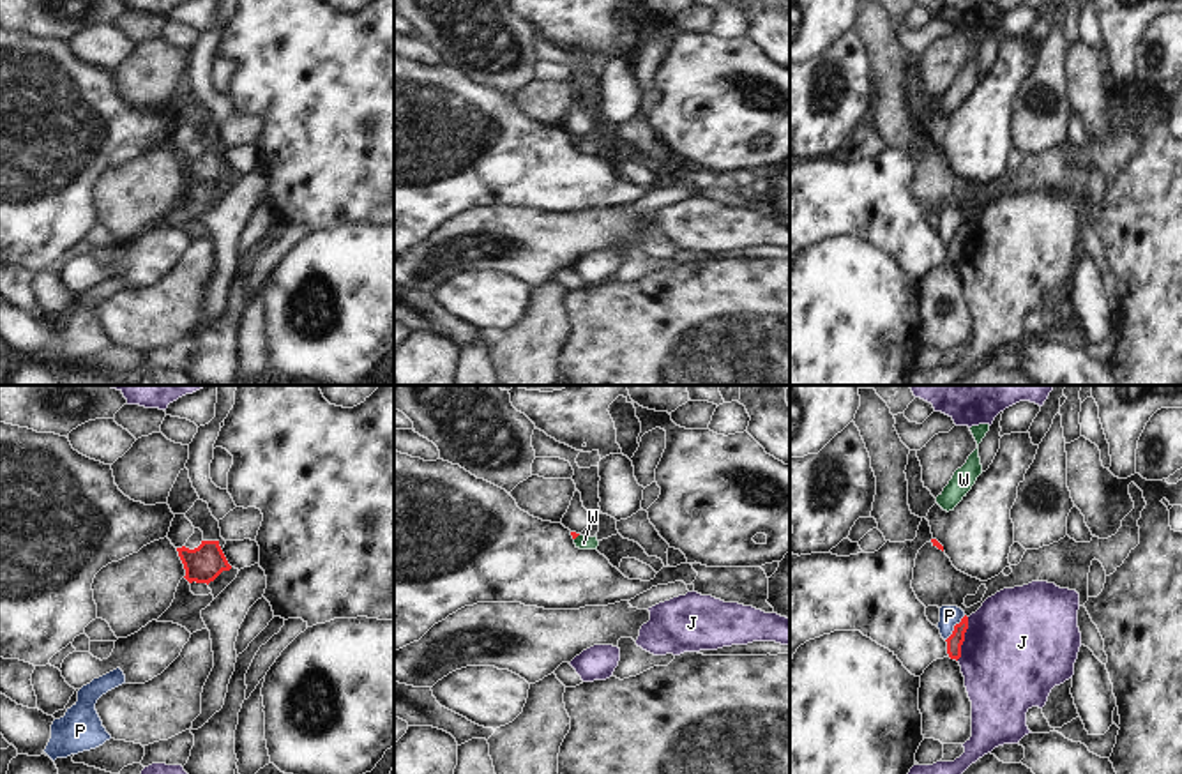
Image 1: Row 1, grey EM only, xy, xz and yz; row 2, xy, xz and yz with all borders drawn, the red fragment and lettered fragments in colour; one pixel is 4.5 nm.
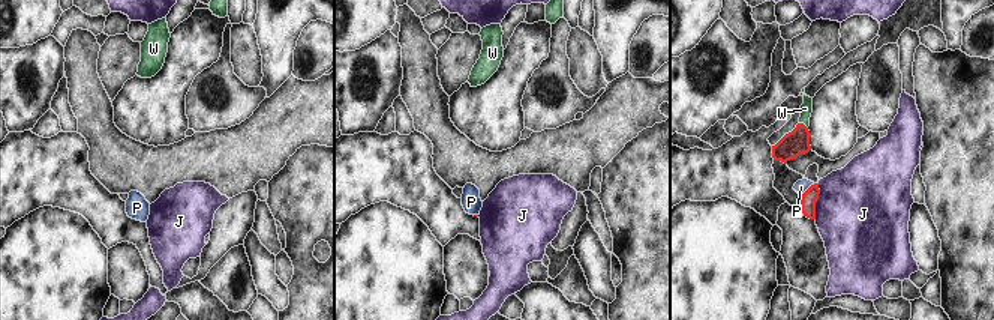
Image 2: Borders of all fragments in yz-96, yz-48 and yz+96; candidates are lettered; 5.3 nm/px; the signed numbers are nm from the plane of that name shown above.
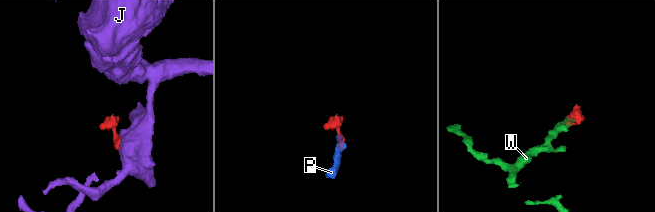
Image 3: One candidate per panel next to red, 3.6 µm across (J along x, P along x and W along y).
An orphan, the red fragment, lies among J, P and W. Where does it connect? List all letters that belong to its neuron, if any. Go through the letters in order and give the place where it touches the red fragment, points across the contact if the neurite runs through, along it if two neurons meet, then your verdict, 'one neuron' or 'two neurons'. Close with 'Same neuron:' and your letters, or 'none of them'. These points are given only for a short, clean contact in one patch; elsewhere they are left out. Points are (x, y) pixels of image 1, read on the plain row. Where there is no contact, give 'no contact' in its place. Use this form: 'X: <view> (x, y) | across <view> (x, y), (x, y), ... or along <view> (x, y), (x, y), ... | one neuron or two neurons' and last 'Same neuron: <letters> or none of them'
J: yz (963, 242) | along yz (969, 221), (962, 258), (956, 264) | two neurons
P: yz (954, 232) | along yz (965, 220), (946, 244) | two neurons
W: xz (576, 140) | across xz (573, 138), (576, 140), (583, 147) | one neuron
Same neuron: W

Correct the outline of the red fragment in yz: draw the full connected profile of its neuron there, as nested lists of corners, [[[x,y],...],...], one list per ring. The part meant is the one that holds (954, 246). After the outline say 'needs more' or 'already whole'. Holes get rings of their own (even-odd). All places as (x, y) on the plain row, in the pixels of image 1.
[[[965,219],[959,228],[954,230],[952,239],[945,244],[947,246],[947,258],[951,263],[961,262],[961,249],[965,246],[965,237],[968,233],[968,221]]]; already whole

